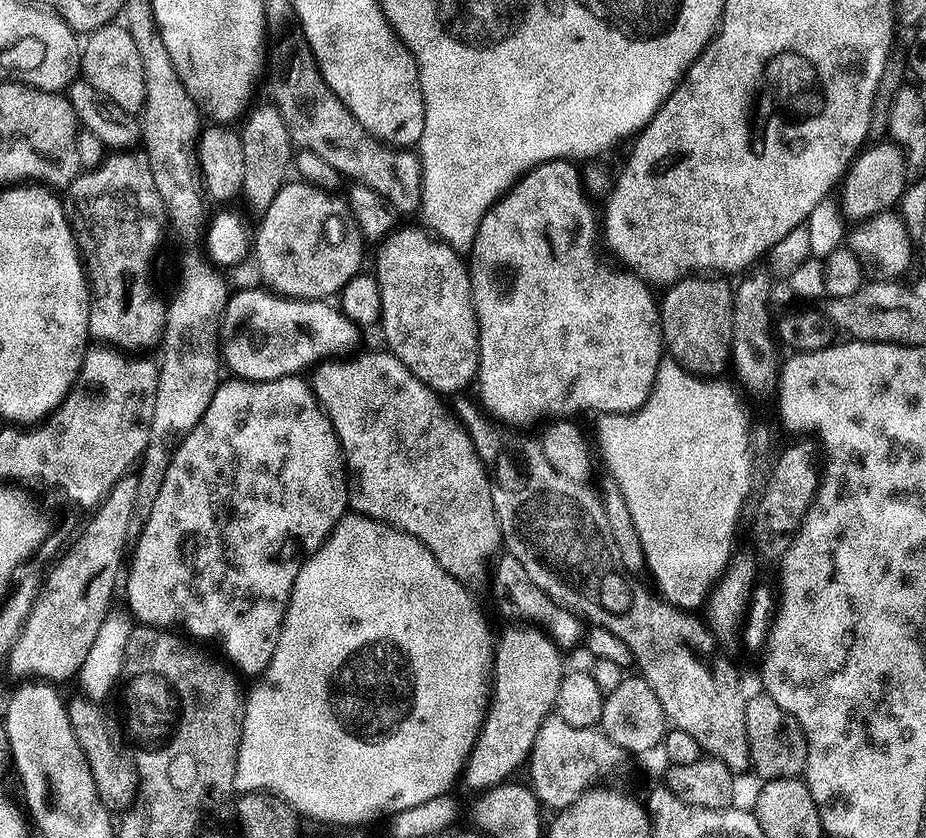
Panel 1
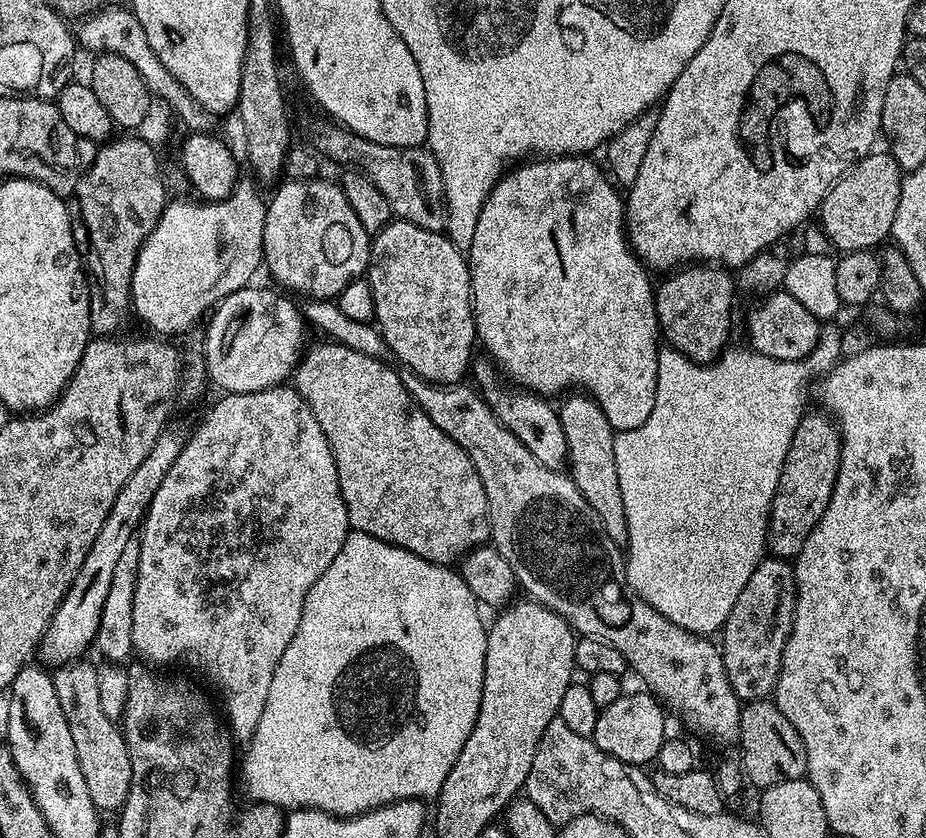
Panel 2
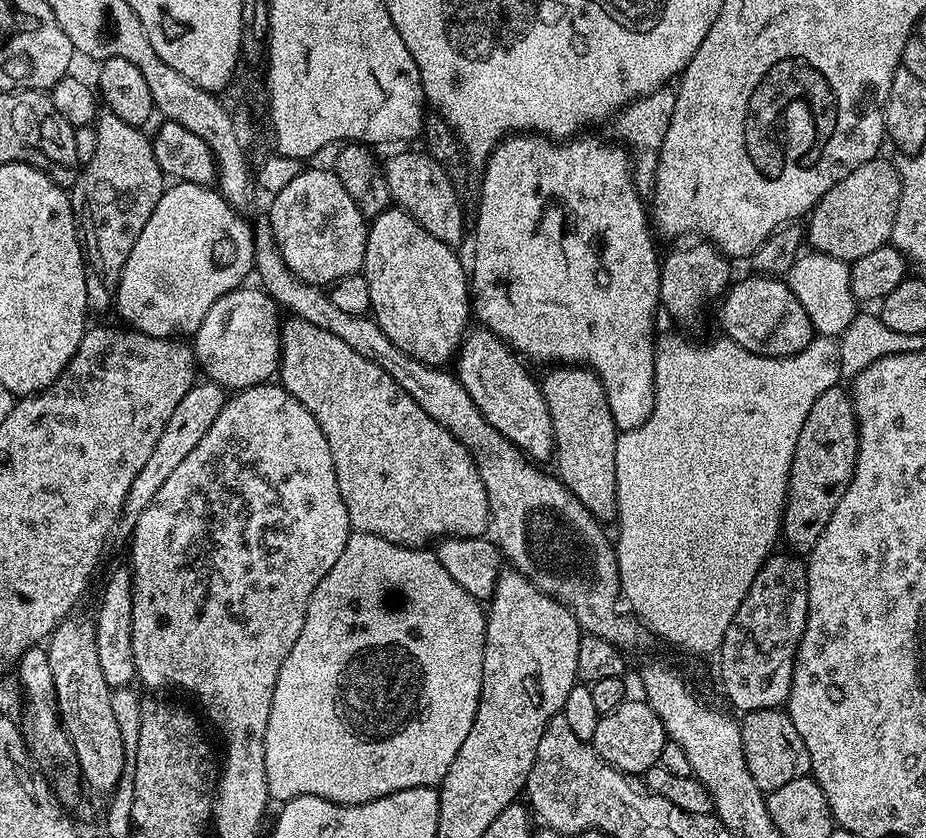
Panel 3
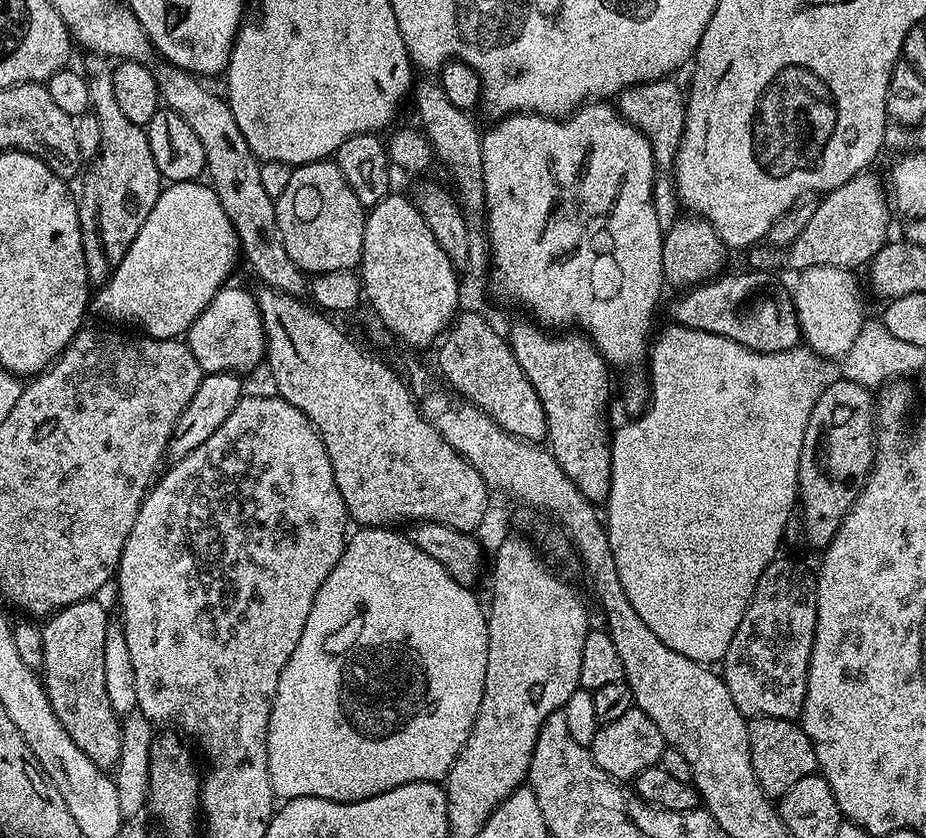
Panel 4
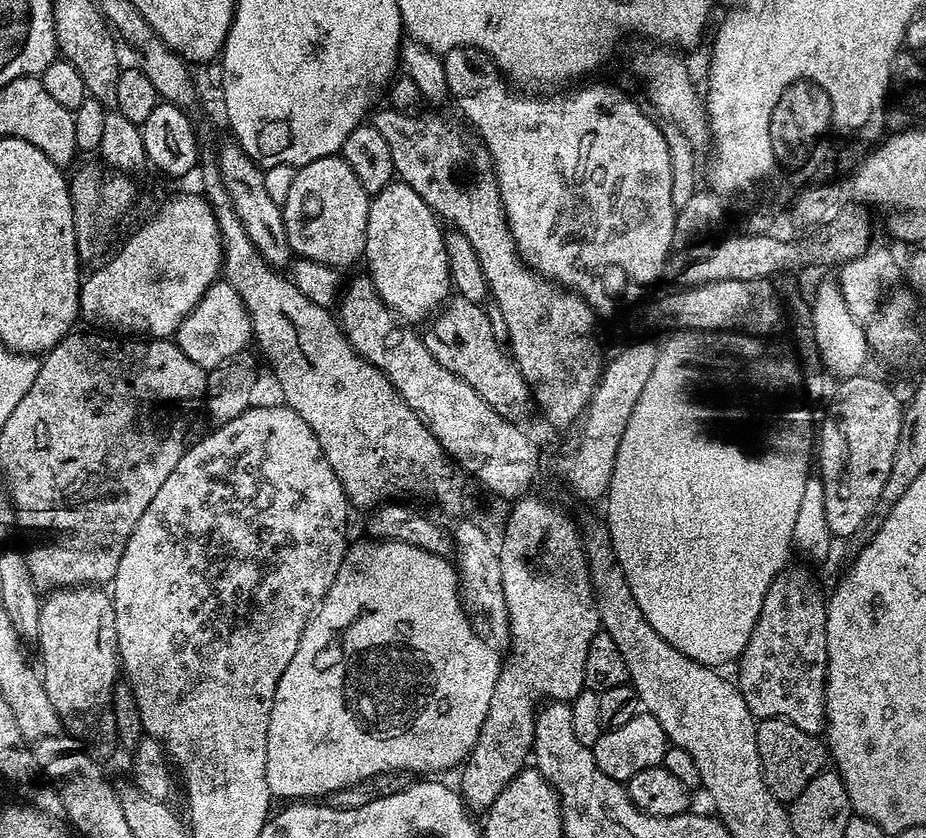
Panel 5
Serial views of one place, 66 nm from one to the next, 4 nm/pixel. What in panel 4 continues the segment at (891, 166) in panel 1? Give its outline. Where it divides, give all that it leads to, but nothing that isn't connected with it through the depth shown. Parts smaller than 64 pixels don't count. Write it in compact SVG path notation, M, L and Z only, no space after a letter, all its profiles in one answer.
M874 172L860 173L819 199L806 230L802 230L787 249L788 262L795 270L818 265L833 265L849 270L865 267L889 239L890 214L892 210L885 185L883 188Z

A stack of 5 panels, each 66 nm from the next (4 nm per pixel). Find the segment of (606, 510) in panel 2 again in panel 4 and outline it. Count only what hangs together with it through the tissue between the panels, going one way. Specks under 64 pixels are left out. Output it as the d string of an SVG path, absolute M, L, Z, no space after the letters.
M524 319L509 332L507 330L506 339L545 411L546 440L552 457L587 500L597 506L603 505L610 494L612 477L610 428L608 432L608 424L604 421L610 365L587 335L576 330L553 334L531 319Z

